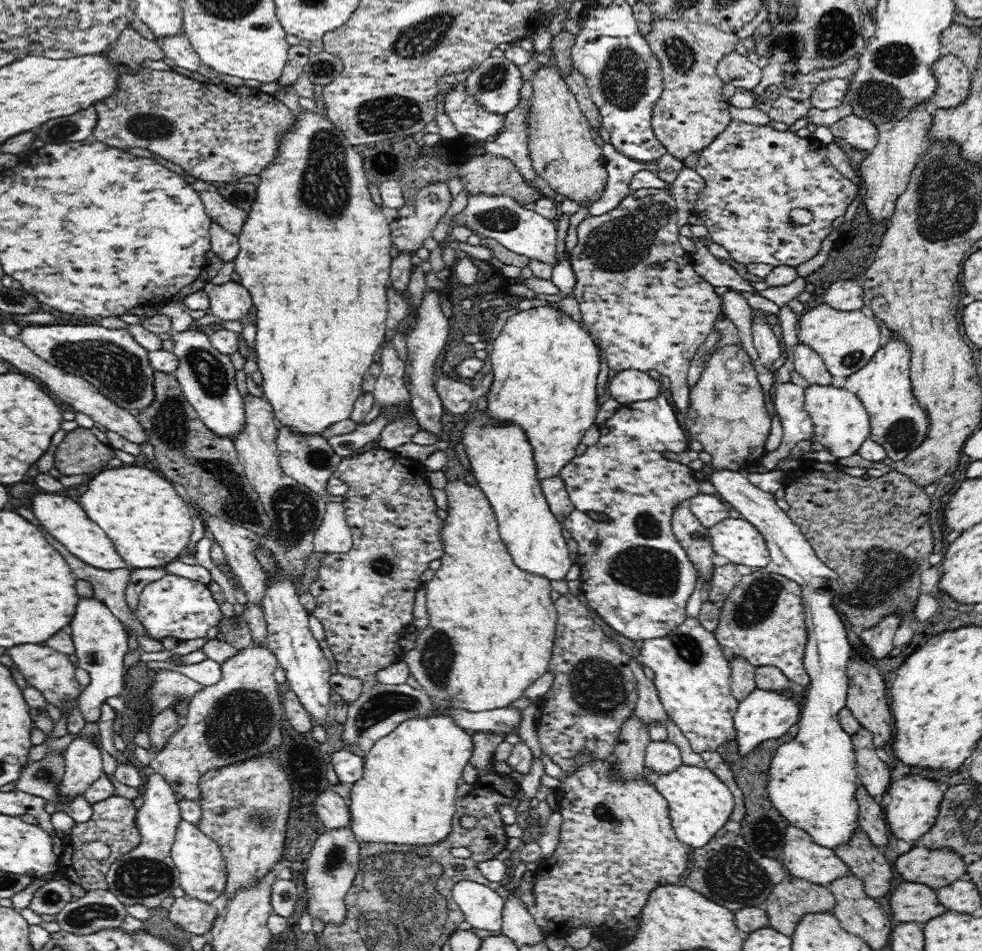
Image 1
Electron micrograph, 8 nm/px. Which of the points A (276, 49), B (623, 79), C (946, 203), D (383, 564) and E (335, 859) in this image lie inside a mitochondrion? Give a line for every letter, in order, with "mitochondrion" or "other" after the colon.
A: other
B: mitochondrion
C: mitochondrion
D: mitochondrion
E: mitochondrion

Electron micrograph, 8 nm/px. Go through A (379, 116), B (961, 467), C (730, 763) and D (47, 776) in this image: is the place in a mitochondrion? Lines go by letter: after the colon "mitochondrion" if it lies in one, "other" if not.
A: mitochondrion
B: other
C: other
D: mitochondrion

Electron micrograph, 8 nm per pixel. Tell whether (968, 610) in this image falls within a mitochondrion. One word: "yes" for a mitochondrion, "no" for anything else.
no

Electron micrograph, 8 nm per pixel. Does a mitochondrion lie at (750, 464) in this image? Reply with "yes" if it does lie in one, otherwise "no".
no

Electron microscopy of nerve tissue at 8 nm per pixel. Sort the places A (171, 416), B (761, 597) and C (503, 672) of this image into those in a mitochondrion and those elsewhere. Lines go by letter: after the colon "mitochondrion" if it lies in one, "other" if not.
A: mitochondrion
B: mitochondrion
C: other

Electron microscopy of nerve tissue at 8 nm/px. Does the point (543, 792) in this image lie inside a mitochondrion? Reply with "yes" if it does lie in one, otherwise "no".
no

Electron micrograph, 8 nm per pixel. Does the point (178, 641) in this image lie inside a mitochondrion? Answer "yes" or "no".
no

